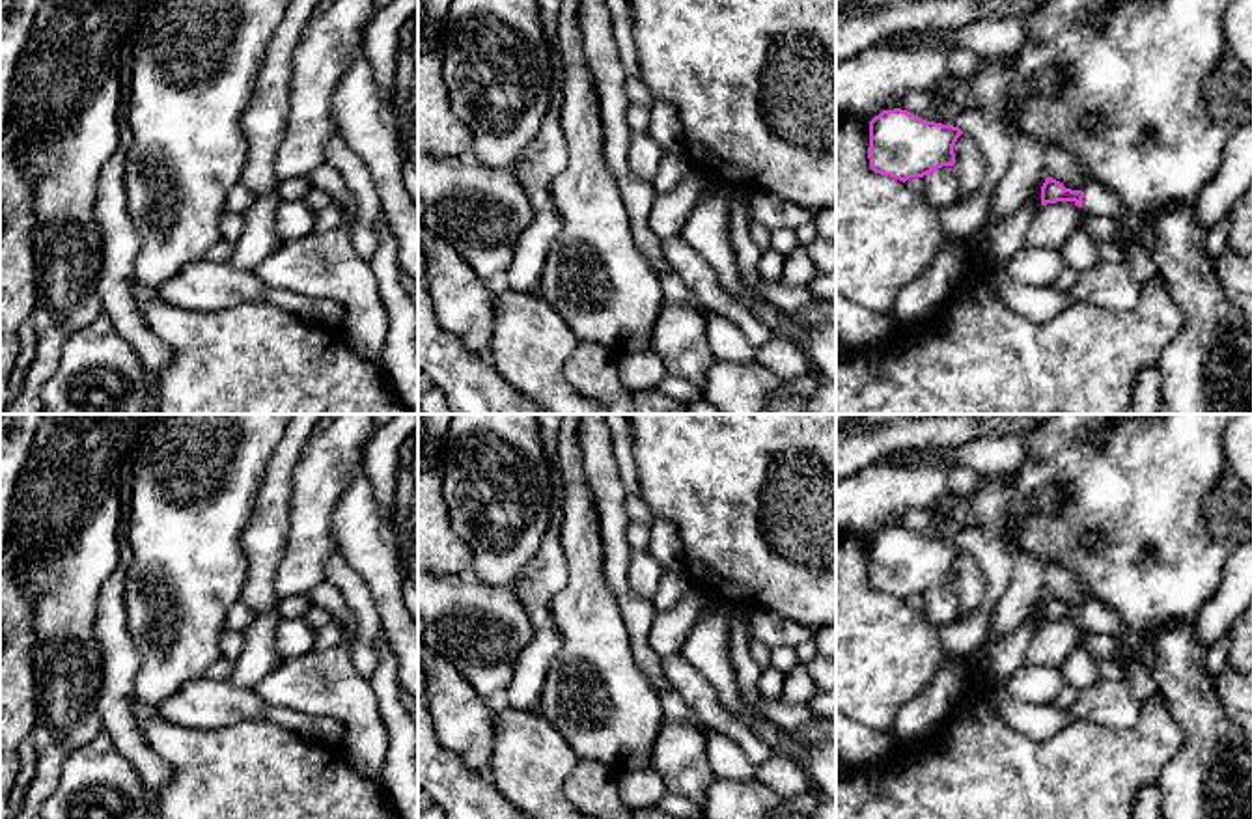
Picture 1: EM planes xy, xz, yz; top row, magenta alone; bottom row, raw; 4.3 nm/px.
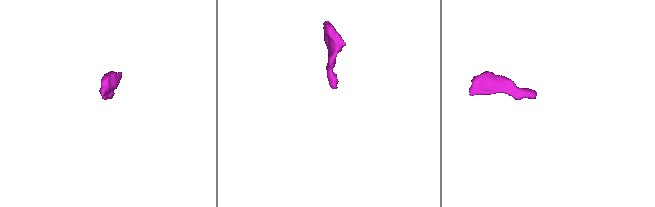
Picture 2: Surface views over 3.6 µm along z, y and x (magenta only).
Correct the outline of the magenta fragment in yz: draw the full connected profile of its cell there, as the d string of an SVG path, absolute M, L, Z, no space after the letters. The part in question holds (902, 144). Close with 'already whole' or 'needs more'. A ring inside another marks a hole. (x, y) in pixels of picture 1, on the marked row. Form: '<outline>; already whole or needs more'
M883 110L869 121L869 168L899 181L953 166L959 127L925 121L907 110Z; already whole

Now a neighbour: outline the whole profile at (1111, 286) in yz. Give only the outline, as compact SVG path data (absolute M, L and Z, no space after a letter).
M1099 261L1069 289L1073 304L1092 304L1108 312L1129 312L1142 298L1142 284L1125 263Z

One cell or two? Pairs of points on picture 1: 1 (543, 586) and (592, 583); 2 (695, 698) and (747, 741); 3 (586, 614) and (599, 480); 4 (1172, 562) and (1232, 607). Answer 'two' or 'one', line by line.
1: two
2: one
3: two
4: two

